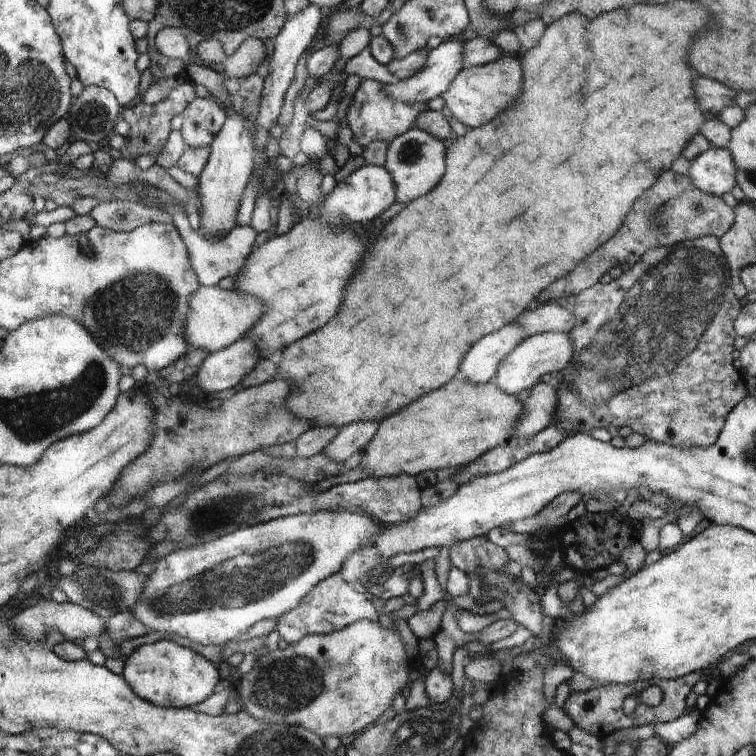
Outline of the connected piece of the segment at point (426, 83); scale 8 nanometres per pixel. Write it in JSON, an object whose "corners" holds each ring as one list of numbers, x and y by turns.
{"corners":[[457,39,438,41,431,47,428,60,426,60,426,64,422,65,418,74,405,78,398,84,387,84,385,87,392,100,398,100,398,103,430,102,450,88,450,84,454,82,458,72,465,66,463,42]]}

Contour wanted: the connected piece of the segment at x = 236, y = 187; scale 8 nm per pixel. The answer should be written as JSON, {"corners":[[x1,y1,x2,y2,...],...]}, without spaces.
{"corners":[[228,112,224,126,209,147,208,162,200,173,196,186,199,196,199,231,208,242,218,242,231,233,234,224,238,224,238,212,254,170,254,142,248,119,243,114]]}

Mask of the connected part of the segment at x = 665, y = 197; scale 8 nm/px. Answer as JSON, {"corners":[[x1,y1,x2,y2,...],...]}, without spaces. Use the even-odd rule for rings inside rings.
{"corners":[[671,170,660,175,658,180,644,196,640,196,640,202,636,202,632,212,627,214,622,228,615,236,600,246,588,262,580,262,580,270,572,270,568,278,560,278,556,286,548,286,540,298,568,298,572,294,580,294,583,290,594,286,604,272,610,272,610,268,628,262,633,265,644,257,648,250,679,245,681,242,690,241,693,238,714,236,722,238,735,224,735,210,728,206,722,197,708,194,699,190,687,175,674,174],[660,212,662,222,656,222,654,216]]}

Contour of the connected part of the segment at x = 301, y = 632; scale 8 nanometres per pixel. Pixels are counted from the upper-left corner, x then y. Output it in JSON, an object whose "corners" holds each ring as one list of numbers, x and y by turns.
{"corners":[[338,572,315,584,314,588,298,602,296,608,292,608,290,612,280,616,277,620,277,630,281,636,282,644,289,645,296,644,298,640,309,634,327,635,345,629,356,621,372,620,372,622,377,622,378,619,379,613,369,597,357,592]]}

